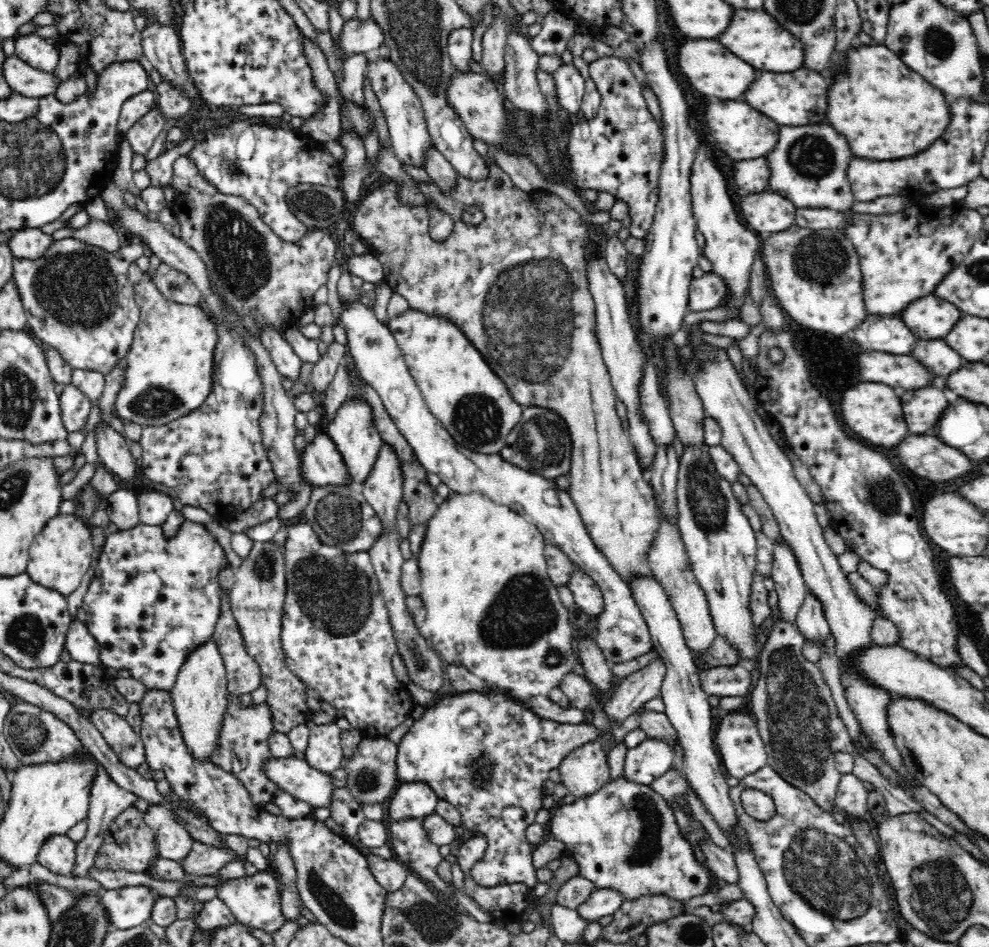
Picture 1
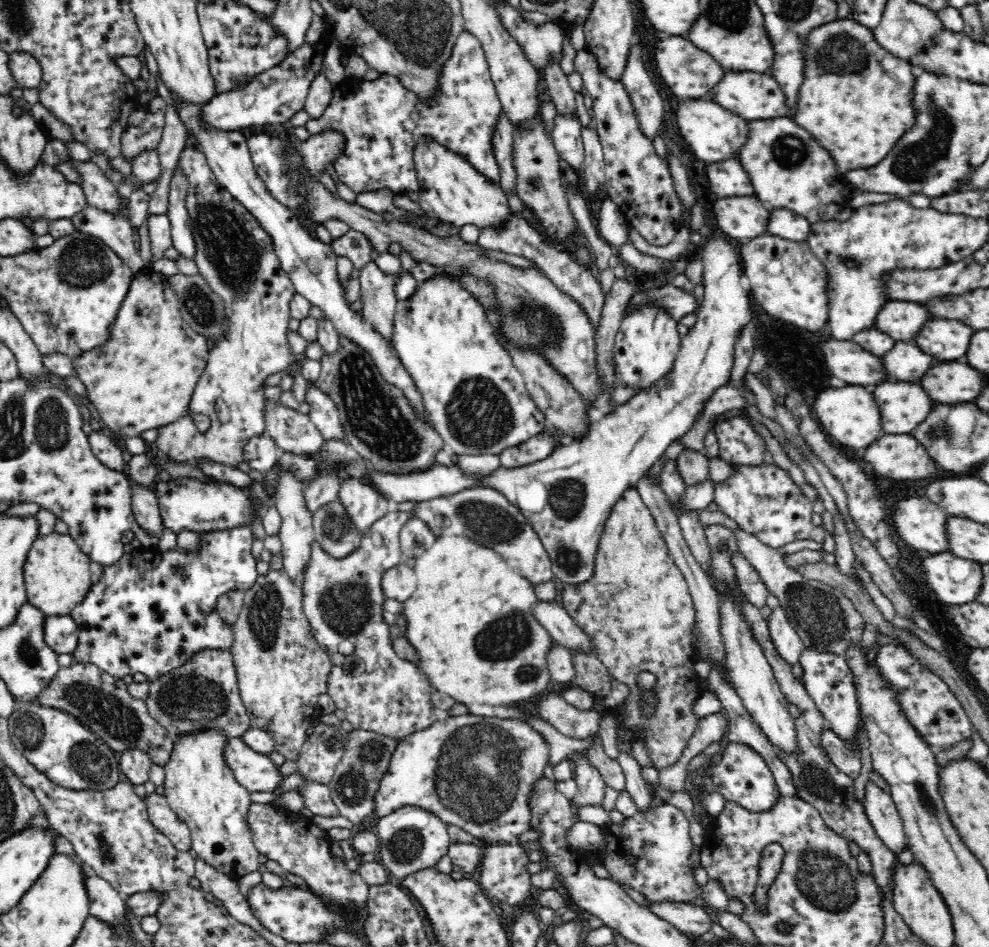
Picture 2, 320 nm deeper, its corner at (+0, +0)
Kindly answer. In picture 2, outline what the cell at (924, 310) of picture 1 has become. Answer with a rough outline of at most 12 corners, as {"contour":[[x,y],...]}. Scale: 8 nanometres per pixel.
{"contour":[[886,302],[876,328],[910,340],[928,322],[914,302]]}

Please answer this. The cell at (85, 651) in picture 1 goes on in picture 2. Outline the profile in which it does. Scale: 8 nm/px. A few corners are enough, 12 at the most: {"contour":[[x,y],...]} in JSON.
{"contour":[[45,615],[45,643],[55,653],[78,646],[70,615]]}

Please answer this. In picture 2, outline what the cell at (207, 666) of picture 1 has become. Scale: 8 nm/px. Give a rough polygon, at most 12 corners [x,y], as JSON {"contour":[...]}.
{"contour":[[221,730],[176,738],[170,809],[197,856],[233,882],[258,871],[251,793]]}

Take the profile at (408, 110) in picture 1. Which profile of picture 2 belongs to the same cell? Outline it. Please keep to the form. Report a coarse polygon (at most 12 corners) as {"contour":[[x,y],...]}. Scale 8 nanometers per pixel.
{"contour":[[421,140],[414,162],[429,216],[479,232],[508,197],[469,161]]}

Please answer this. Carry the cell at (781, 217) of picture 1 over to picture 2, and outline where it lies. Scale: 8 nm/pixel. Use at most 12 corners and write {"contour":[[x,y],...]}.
{"contour":[[752,196],[712,206],[718,230],[738,242],[764,235],[768,207]]}

